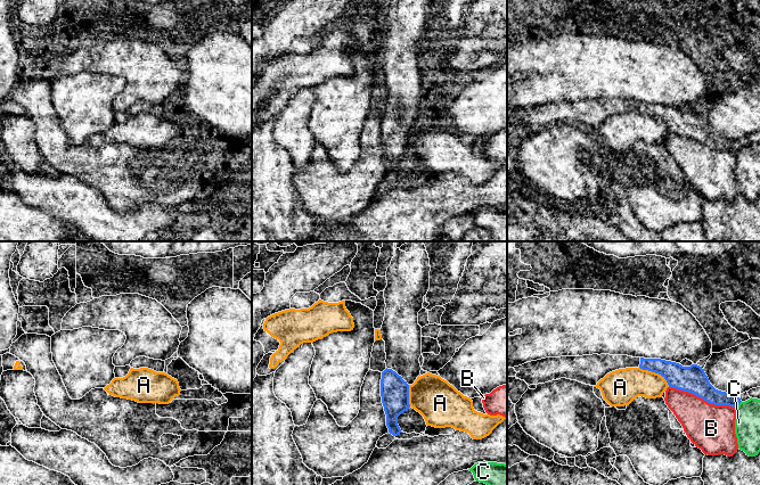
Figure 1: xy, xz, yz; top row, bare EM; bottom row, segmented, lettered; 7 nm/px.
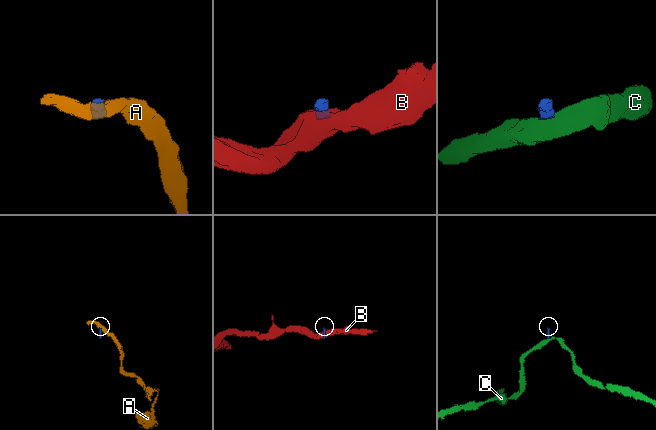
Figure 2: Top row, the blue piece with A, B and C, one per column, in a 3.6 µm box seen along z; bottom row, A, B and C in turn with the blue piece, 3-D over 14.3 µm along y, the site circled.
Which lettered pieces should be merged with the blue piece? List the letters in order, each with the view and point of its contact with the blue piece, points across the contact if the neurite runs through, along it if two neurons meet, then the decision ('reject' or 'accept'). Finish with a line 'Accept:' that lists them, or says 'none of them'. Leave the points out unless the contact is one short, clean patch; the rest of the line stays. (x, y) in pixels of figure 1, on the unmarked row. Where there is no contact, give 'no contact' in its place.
A: meets blue in yz at (655, 117); border along yz (639, 112), (658, 117), (669, 131); reject
B: meets blue in yz at (702, 142); reject
C: meets blue in yz at (738, 148); border along yz (741, 146), (735, 153); reject
Accept: none of them

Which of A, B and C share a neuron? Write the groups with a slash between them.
A / B / C

